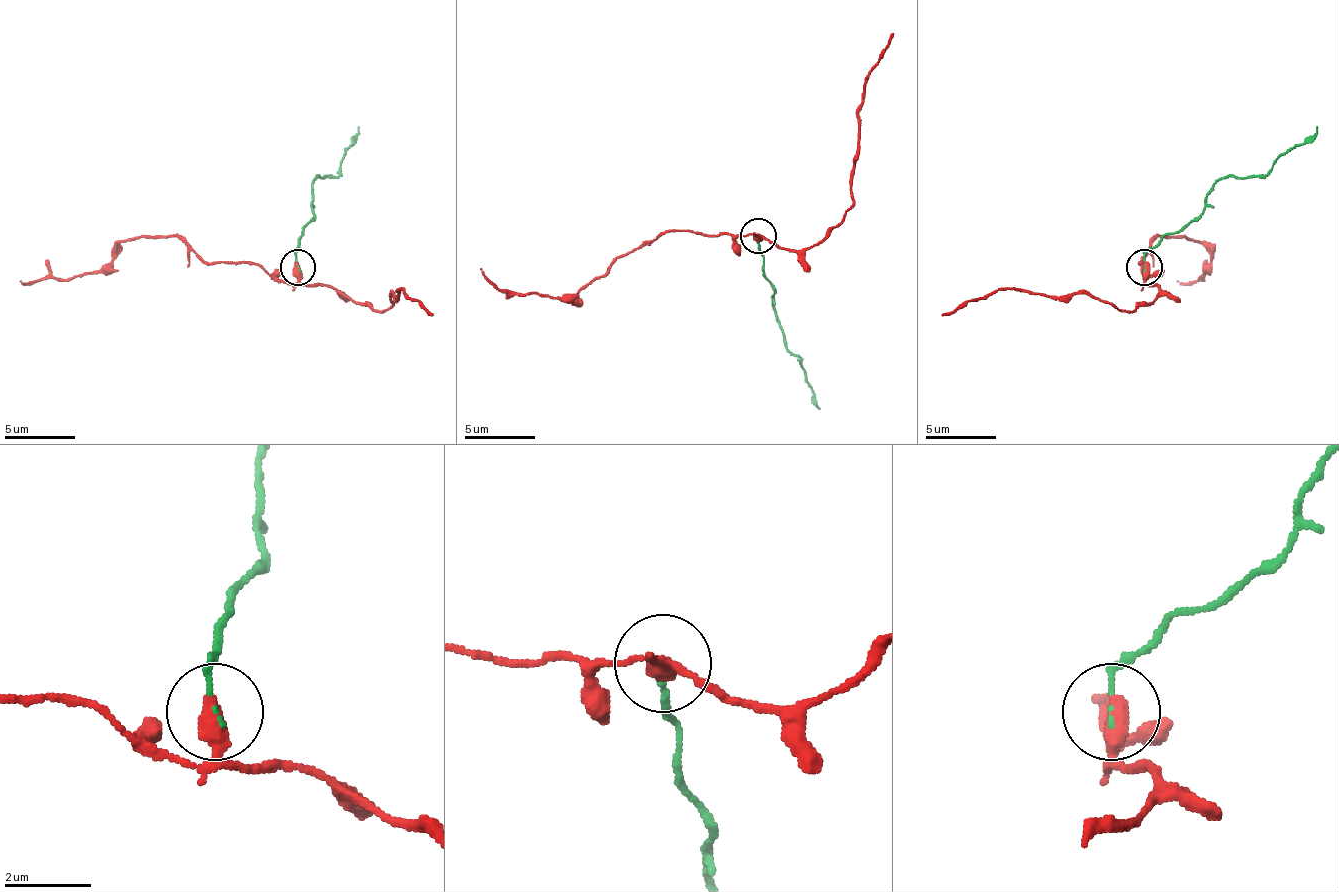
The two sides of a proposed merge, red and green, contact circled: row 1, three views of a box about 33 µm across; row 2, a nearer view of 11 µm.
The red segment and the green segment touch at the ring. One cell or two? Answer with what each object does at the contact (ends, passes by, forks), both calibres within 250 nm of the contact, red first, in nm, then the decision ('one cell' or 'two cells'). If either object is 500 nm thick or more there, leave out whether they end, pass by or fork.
red passes by | green ends | 360/90 nm | two cells

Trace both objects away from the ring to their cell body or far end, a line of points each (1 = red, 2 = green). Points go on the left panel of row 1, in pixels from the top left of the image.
1: (299, 266), (288, 284), (259, 266), (206, 262), (178, 237), (128, 237), (110, 262), (21, 280)
2: (299, 266), (295, 255), (299, 237), (313, 216), (313, 181), (334, 177), (359, 127)

